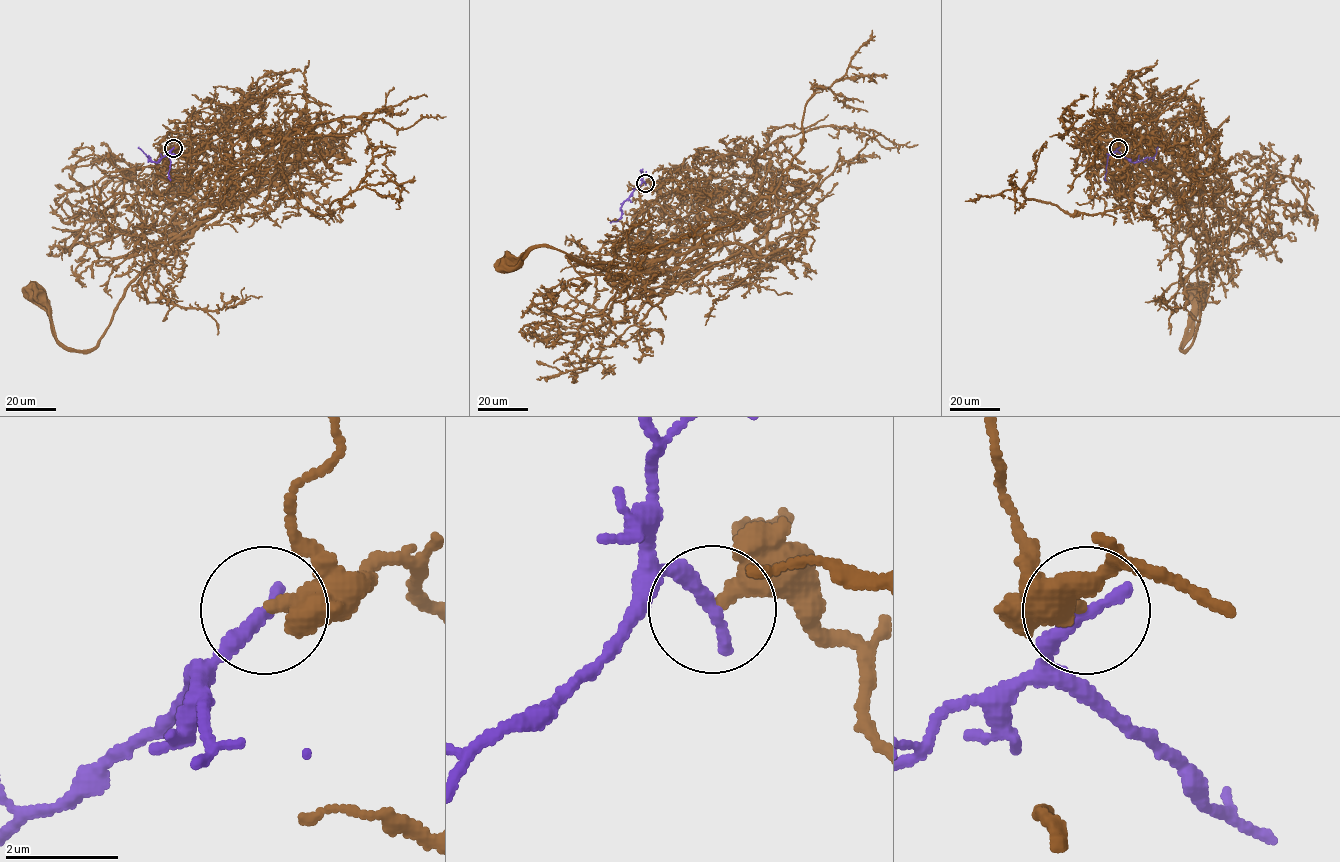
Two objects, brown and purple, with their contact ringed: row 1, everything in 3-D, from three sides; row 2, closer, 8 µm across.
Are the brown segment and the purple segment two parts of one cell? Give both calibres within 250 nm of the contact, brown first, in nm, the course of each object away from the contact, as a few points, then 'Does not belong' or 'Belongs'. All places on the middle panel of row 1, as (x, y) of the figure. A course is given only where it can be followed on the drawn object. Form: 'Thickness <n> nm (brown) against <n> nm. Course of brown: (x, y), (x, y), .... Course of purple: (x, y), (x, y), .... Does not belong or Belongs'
Thickness 360 nm (brown) against 320 nm. Course of brown: (645, 183), (665, 198), (697, 199), (704, 236), (686, 252), (583, 264), (531, 246), (506, 264). Course of purple: (645, 183), (624, 202), (620, 218), (611, 223). Does not belong

